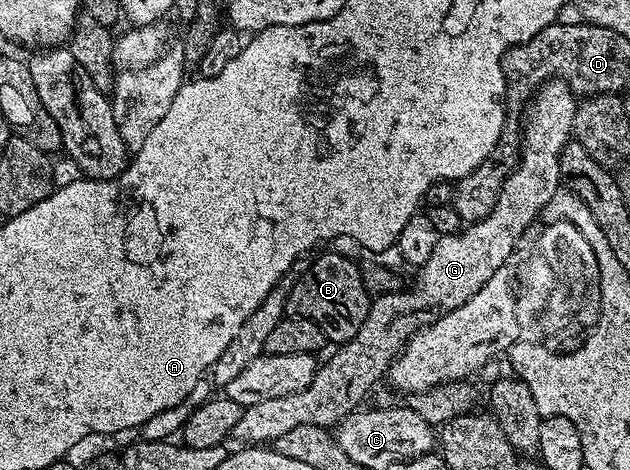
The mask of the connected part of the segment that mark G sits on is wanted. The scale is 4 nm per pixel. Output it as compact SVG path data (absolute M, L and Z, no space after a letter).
M556 79L544 80L525 106L527 118L524 119L523 125L521 124L521 152L518 164L505 179L491 214L480 221L470 222L455 234L440 236L437 239L437 247L433 247L433 255L429 255L425 264L418 266L419 278L415 281L415 289L403 287L398 291L378 294L371 302L371 310L365 323L361 323L361 331L357 331L353 340L342 342L336 348L339 350L328 359L327 365L320 364L316 368L315 378L309 388L293 395L281 395L281 399L265 399L262 403L246 406L242 419L238 421L237 427L233 427L231 437L239 440L239 443L257 447L262 443L274 443L281 435L293 431L293 427L316 425L330 430L345 420L350 413L356 412L364 404L362 401L366 399L367 392L379 380L384 380L387 370L391 368L407 340L424 325L431 325L449 311L473 299L473 295L477 295L477 291L481 291L481 287L485 287L485 283L489 283L489 279L493 279L493 275L504 268L503 264L514 255L515 248L520 248L523 234L539 220L539 215L546 209L547 204L555 200L561 189L559 156L563 146L573 137L576 104L577 94L566 82Z

